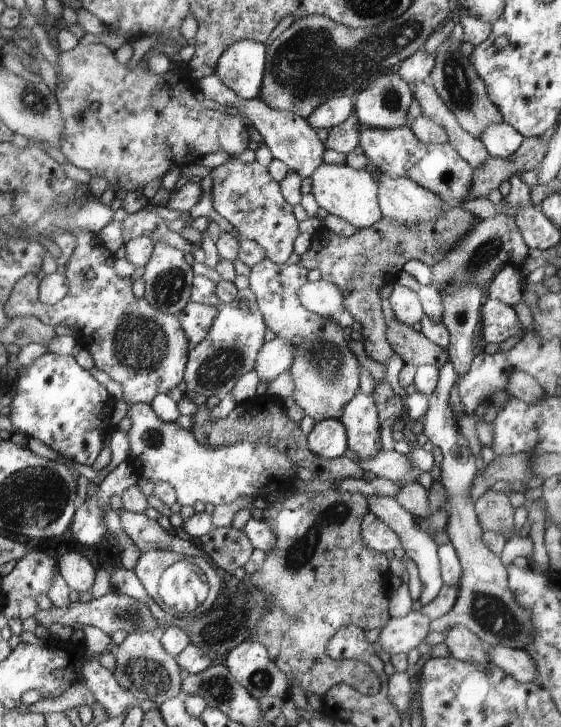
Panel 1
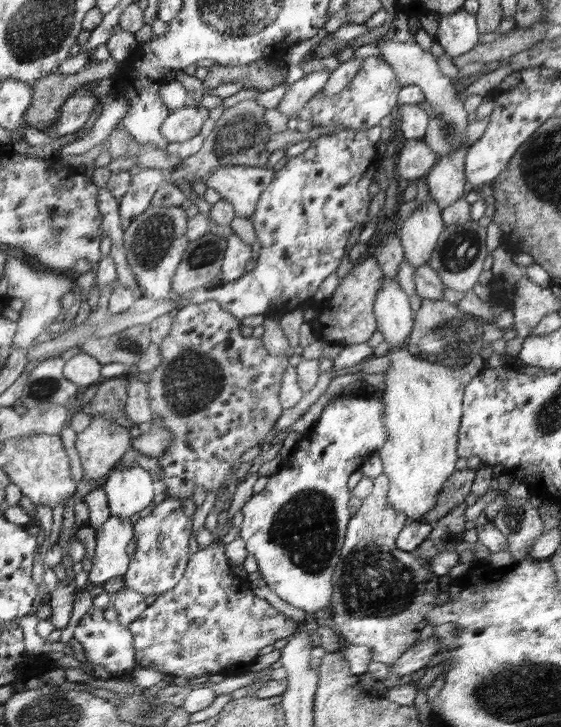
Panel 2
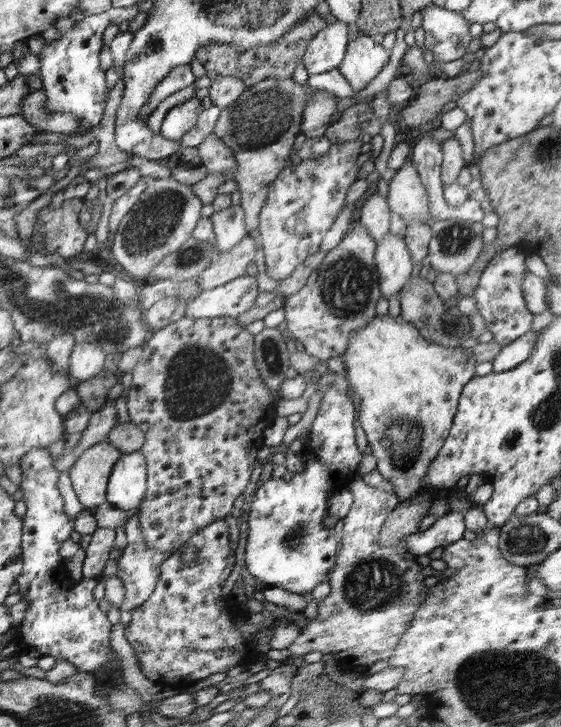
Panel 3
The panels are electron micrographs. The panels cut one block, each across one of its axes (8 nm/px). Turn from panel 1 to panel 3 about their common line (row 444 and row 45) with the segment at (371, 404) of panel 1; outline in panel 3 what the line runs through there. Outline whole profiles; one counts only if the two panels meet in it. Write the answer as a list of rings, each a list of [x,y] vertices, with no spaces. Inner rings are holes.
[[[359,31],[358,37],[348,41],[345,57],[337,68],[354,90],[366,88],[384,66],[390,62],[391,50],[376,44],[372,35]]]

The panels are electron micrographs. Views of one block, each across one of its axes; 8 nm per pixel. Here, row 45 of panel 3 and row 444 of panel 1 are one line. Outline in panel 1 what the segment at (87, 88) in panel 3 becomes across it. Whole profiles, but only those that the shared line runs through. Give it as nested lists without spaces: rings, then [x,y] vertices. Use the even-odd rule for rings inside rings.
[[[46,352],[36,358],[30,366],[19,368],[16,394],[9,404],[11,410],[9,417],[14,428],[26,437],[38,438],[43,444],[58,452],[60,456],[69,457],[72,463],[92,466],[100,452],[100,430],[98,430],[100,420],[96,418],[96,412],[110,412],[110,404],[106,402],[110,402],[106,388],[88,370],[84,370],[75,358]],[[84,430],[88,430],[90,434],[88,448],[84,446]]]

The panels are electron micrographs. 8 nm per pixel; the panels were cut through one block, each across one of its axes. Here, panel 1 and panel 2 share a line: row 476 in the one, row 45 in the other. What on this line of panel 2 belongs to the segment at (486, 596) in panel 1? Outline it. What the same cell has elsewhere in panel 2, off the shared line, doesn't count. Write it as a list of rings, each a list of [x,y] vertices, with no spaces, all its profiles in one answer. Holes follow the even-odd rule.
[[[464,9],[442,15],[436,40],[448,56],[457,57],[470,52],[480,40],[476,15]]]

